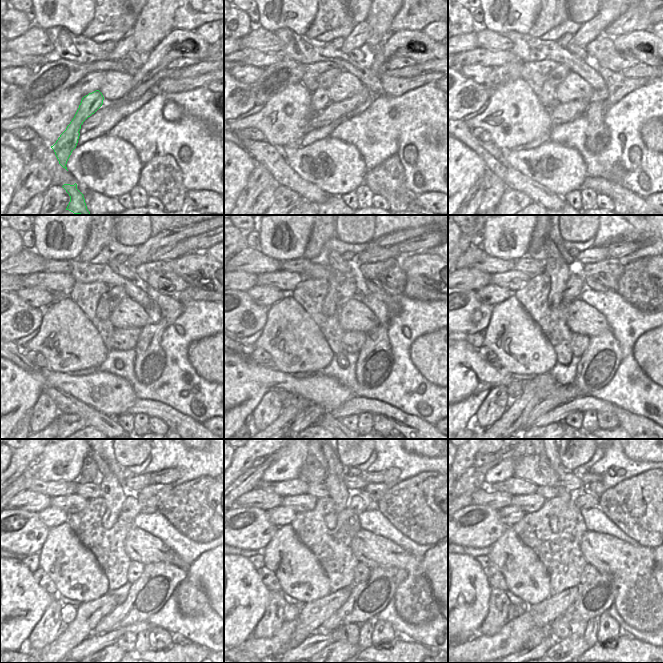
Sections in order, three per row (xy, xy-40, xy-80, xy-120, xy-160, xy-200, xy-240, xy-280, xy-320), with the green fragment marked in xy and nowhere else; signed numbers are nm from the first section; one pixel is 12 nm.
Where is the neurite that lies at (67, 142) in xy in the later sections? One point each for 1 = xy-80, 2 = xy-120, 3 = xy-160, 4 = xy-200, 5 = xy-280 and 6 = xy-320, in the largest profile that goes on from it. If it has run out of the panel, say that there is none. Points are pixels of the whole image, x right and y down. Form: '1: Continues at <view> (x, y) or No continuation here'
1: Continues at xy-80 (547, 94)
2: Continues at xy-120 (103, 311)
3: Continues at xy-160 (336, 278)
4: Continues at xy-200 (558, 271)
5: Continues at xy-280 (336, 471)
6: Continues at xy-320 (554, 460)

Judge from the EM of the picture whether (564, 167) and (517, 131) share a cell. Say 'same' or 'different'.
different

